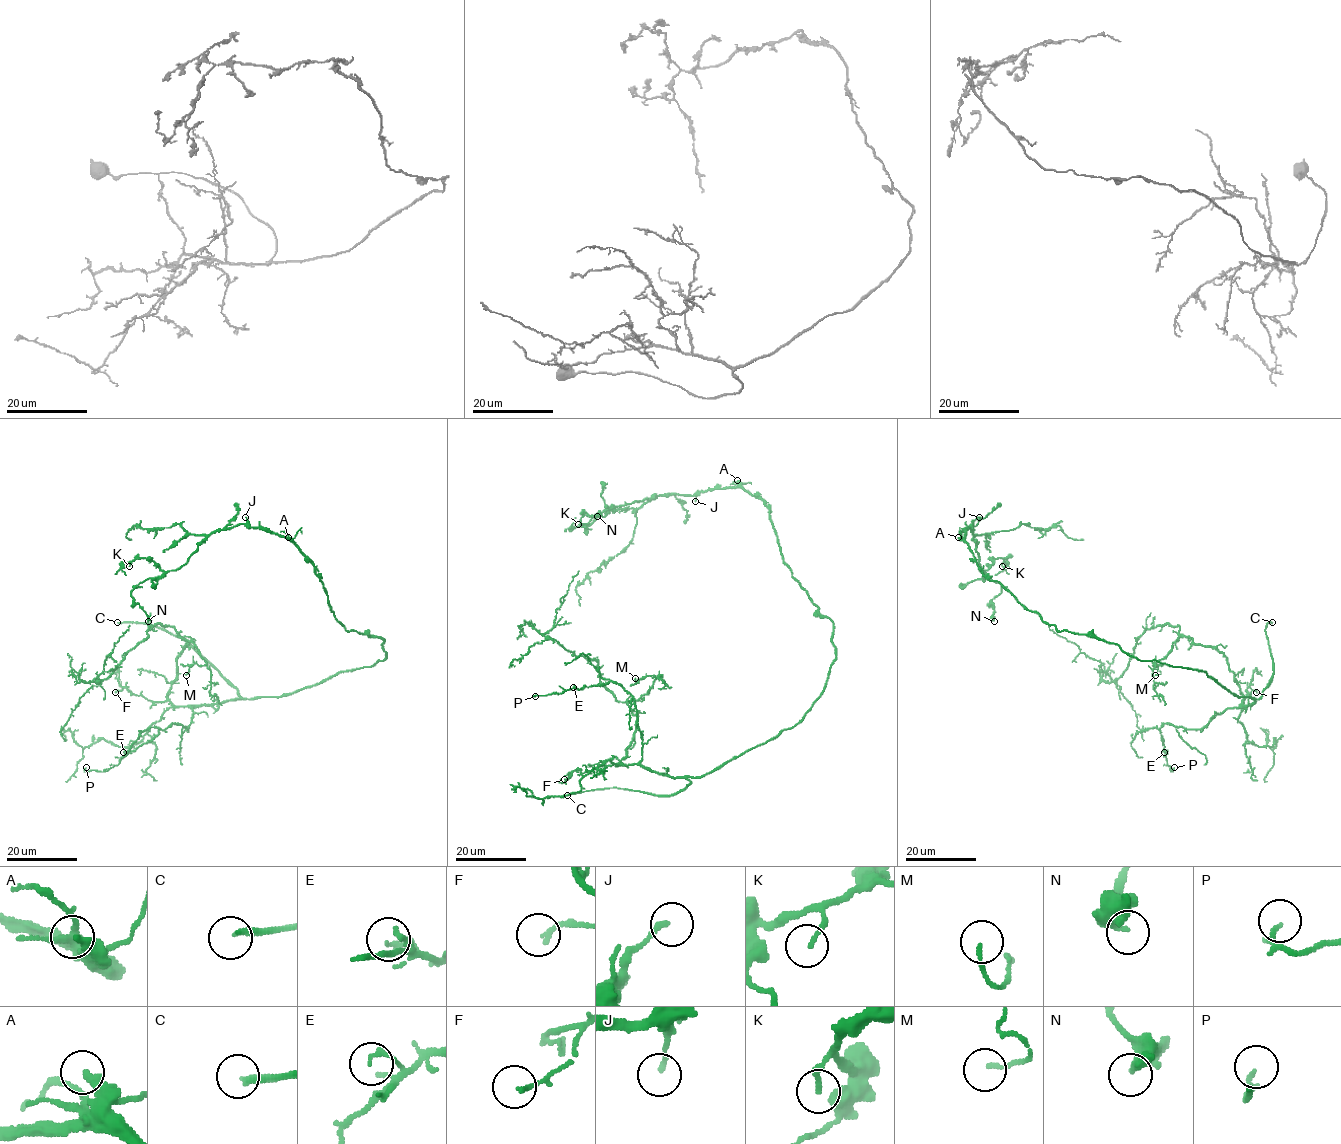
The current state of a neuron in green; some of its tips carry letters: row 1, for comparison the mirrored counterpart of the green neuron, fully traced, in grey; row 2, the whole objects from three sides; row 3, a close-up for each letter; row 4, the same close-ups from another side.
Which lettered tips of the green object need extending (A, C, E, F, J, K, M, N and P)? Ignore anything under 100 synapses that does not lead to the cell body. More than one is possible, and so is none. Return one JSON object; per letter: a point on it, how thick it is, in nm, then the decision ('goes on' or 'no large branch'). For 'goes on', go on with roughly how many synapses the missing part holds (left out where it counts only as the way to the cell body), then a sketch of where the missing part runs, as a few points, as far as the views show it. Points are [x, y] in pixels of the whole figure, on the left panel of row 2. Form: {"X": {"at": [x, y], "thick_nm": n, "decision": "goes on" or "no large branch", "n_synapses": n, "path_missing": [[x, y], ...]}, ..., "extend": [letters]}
{"A": {"at": [288, 537], "thick_nm": 300, "decision": "no large branch"}, "C": {"at": [117, 622], "thick_nm": 240, "decision": "goes on", "path_missing": [[117, 622], [71, 635], [50, 630]]}, "E": {"at": [123, 752], "thick_nm": 130, "decision": "no large branch"}, "F": {"at": [115, 692], "thick_nm": 150, "decision": "no large branch"}, "J": {"at": [245, 517], "thick_nm": 160, "decision": "no large branch"}, "K": {"at": [129, 566], "thick_nm": 150, "decision": "no large branch"}, "M": {"at": [186, 675], "thick_nm": 110, "decision": "no large branch"}, "N": {"at": [148, 621], "thick_nm": 320, "decision": "no large branch"}, "P": {"at": [86, 767], "thick_nm": 170, "decision": "no large branch"}, "extend": ["C"]}

